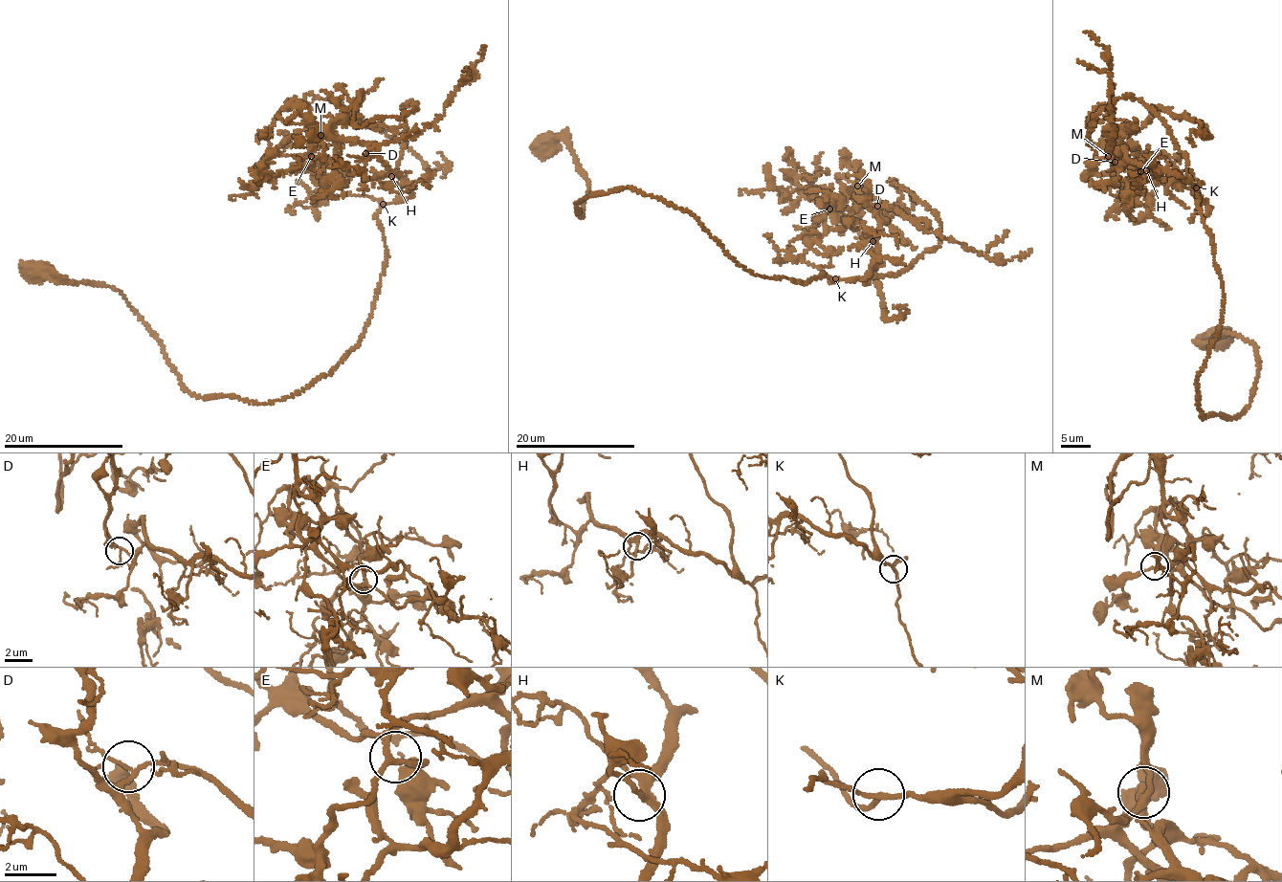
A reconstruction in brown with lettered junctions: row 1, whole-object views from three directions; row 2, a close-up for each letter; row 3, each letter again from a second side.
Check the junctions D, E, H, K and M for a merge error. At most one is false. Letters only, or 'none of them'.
none of them

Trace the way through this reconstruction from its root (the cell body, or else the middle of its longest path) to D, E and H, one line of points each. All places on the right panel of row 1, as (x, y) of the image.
D: (1218, 338), (1201, 345), (1234, 333), (1259, 366), (1231, 418), (1196, 403), (1224, 297), (1198, 191), (1115, 162)
E: (1218, 338), (1201, 345), (1234, 333), (1259, 366), (1231, 418), (1196, 403), (1224, 297), (1202, 184), (1140, 171)
H: (1218, 338), (1201, 345), (1234, 333), (1259, 366), (1231, 418), (1196, 403), (1224, 297), (1198, 191), (1146, 170)

